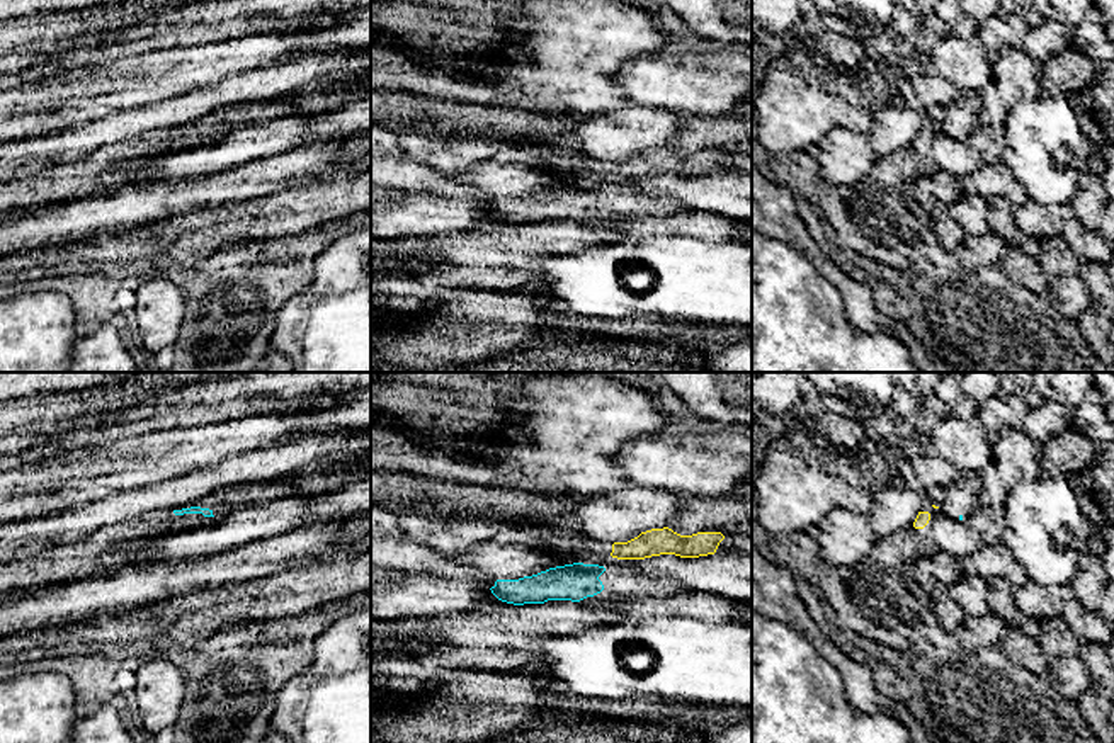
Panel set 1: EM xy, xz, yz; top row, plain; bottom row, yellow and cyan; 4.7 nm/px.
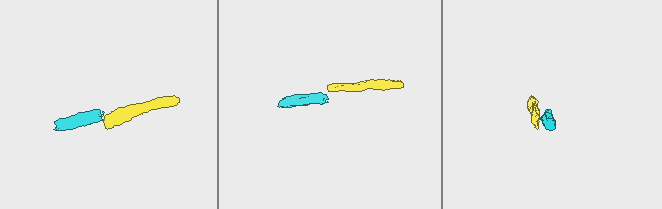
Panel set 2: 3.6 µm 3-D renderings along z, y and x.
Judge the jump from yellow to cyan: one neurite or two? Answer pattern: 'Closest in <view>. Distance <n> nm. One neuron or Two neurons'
Closest in xz. Distance 70 nm. Two neurons

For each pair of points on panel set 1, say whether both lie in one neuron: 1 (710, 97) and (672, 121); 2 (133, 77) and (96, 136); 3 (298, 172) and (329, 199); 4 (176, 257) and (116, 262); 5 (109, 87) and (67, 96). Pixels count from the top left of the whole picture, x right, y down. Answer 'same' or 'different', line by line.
1: different
2: different
3: different
4: same
5: same

